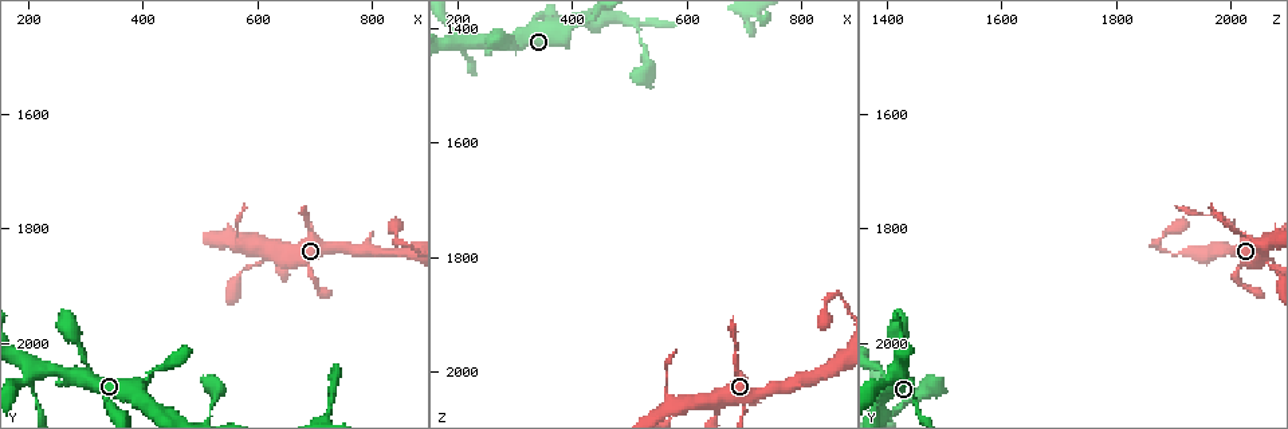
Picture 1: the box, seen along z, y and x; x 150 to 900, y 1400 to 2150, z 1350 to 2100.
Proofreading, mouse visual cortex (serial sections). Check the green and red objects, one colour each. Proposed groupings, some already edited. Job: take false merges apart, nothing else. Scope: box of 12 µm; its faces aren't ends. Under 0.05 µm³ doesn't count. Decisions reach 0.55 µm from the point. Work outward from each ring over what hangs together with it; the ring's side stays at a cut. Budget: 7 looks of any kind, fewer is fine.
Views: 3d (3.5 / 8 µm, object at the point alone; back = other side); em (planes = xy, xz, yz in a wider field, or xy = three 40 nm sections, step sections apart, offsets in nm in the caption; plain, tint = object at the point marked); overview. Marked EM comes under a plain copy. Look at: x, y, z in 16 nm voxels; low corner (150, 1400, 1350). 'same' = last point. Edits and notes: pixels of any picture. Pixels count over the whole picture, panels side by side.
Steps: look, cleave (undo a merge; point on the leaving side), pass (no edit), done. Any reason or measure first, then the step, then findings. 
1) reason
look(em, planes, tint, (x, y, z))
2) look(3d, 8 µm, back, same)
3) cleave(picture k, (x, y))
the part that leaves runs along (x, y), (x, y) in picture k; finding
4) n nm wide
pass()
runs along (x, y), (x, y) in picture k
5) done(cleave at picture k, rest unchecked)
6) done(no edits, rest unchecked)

narrows sharply
look(3d, 8 µm, (620, 1840, 2050))

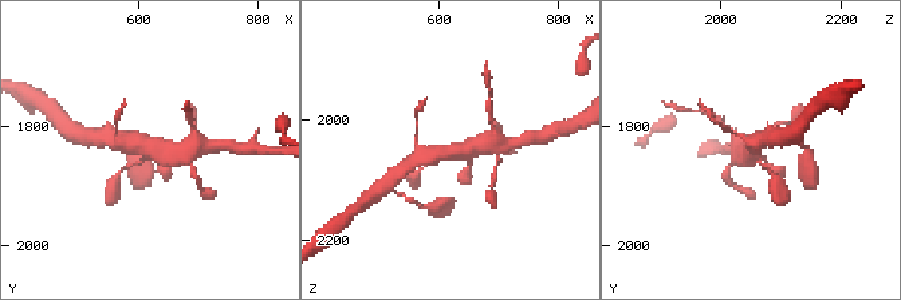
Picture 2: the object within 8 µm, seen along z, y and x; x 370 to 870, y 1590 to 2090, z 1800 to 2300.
need the tissue
look(em, xy, step 5, tint, (620, 1840, 2050))

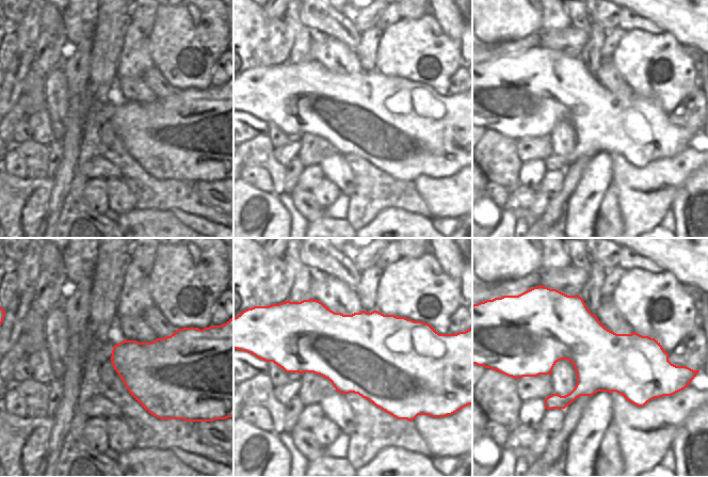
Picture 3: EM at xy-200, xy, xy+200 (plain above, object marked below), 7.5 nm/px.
4 arms
pass()
runs along (486, 145), (424, 153), (416, 160) in picture 2; all the same cell

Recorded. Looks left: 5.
look(3d, 3.5 µm, (845, 1820, 1875))

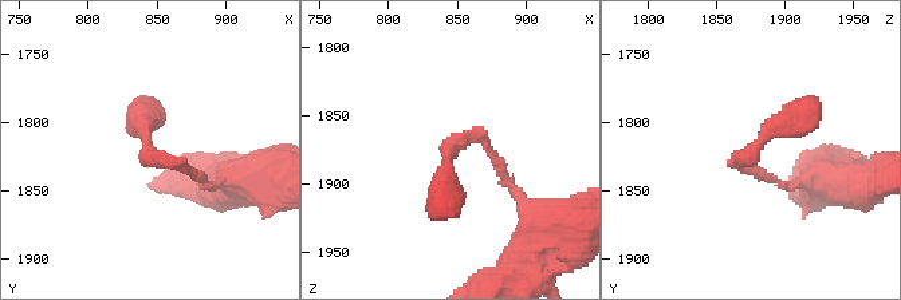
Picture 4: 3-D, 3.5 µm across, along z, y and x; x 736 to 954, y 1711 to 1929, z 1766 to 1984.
need the tissue
look(em, xy, step 2, tint, (842, 1816, 1878))

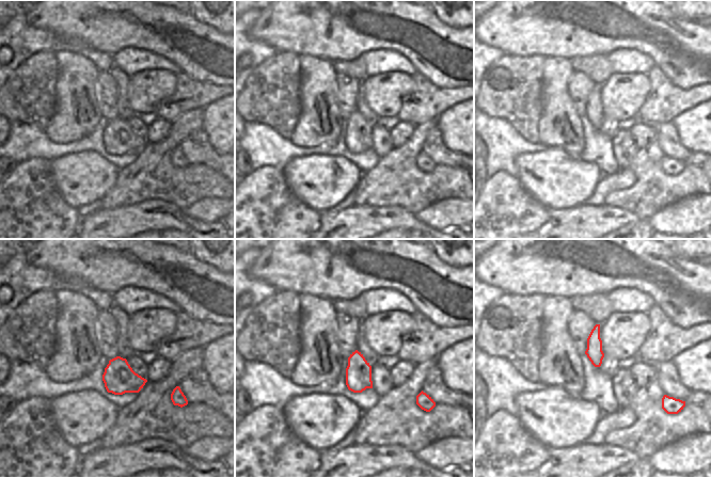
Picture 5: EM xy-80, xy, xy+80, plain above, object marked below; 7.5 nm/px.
pass()
runs along (199, 176), (149, 156), (137, 98) in picture 4; one cell here

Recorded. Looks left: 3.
abrupt turn
look(3d, 8 µm, (205, 2045, 1425))

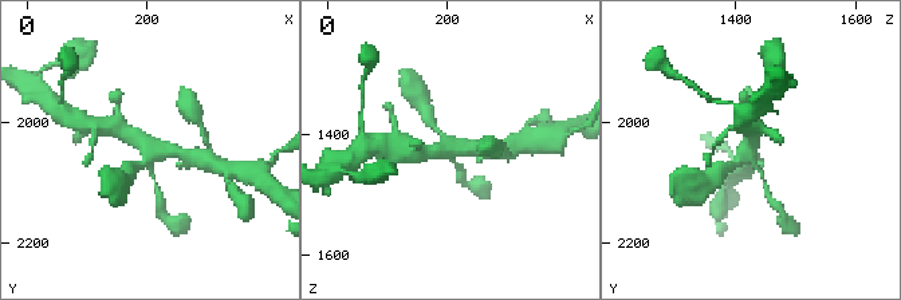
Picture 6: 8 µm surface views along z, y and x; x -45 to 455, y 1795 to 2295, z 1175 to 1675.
zoom in
look(3d, 3.5 µm, back, (205, 2045, 1420))

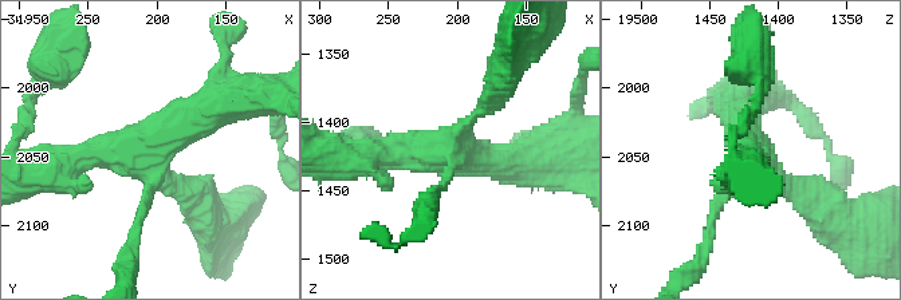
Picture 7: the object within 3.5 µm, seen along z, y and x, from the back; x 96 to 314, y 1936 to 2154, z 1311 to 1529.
look(em, xy, step 5, tint, (206, 2044, 1424))

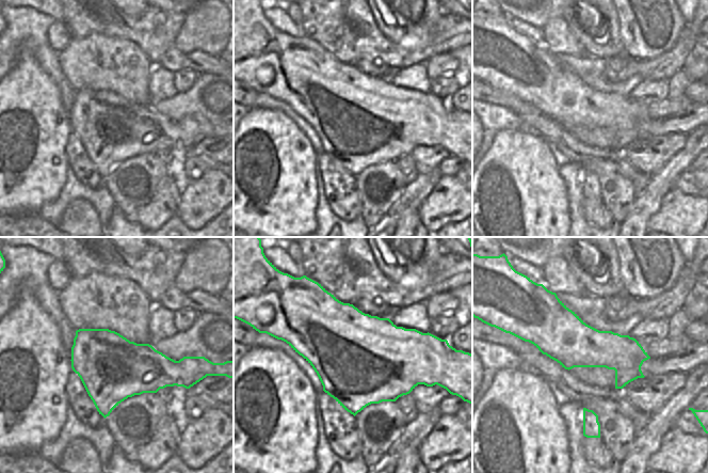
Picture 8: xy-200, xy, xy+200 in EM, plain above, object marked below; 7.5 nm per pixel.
4 arms
pass()
runs along (58, 168), (149, 147), (223, 98) in picture 7; one cell here

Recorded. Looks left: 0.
done(no edits, rest unchecked)

